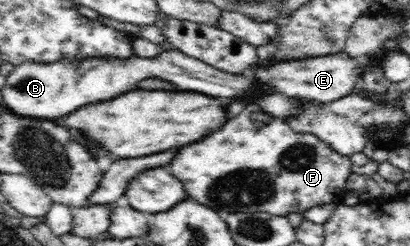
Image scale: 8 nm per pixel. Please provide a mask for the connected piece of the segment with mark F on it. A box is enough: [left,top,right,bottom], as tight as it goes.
[168,105,351,217]

